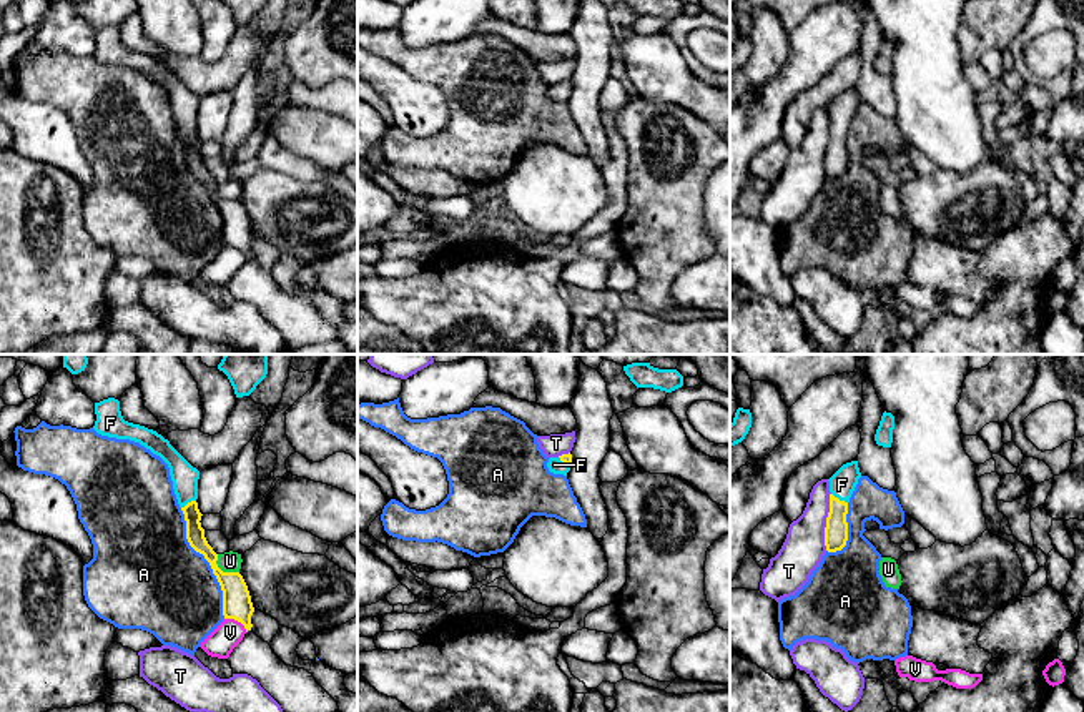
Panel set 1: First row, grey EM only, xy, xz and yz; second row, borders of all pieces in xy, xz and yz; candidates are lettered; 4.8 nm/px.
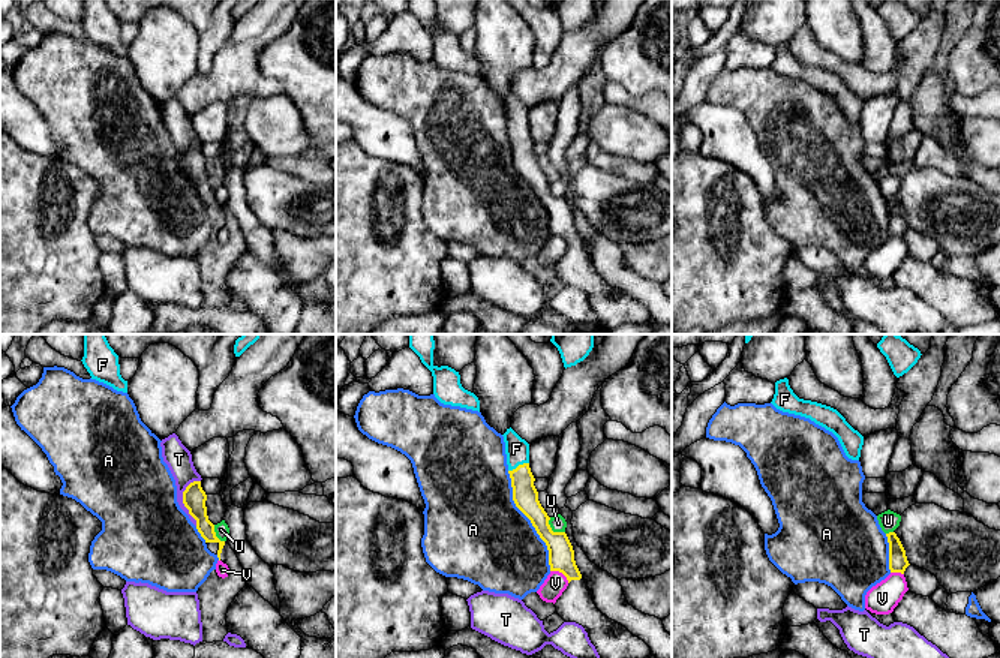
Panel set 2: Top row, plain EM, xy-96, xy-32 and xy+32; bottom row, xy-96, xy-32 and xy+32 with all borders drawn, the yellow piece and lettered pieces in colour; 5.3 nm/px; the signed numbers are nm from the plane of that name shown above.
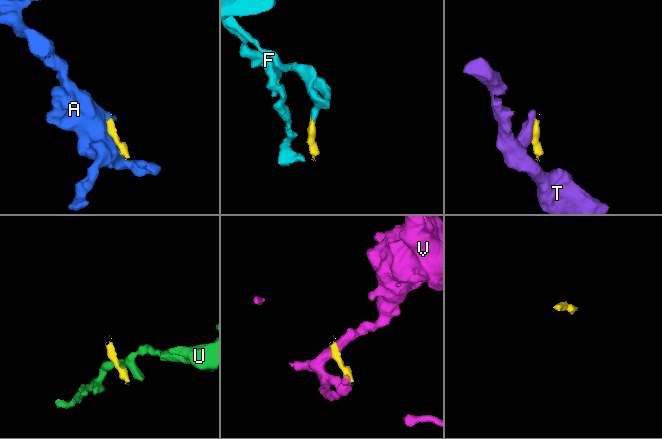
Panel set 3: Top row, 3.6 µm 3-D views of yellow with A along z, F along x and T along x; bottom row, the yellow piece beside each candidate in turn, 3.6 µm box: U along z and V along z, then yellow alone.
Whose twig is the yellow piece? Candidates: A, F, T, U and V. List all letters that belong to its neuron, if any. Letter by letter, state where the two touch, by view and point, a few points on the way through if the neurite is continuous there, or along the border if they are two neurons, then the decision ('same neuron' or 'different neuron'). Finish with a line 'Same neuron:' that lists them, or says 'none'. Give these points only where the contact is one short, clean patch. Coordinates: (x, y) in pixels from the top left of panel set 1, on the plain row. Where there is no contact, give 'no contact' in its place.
A: contact xy (208, 188); different neuron
F: contact yz (838, 127); way yz (837, 155), (838, 127), (842, 112); same neuron
T: contact yz (827, 148); border yz (830, 120), (825, 177); different neuron
U: contact xy (221, 198); border xy (216, 182), (216, 192), (223, 198), (238, 200); different neuron
V: contact xy (236, 247); border xy (225, 245), (236, 247), (246, 258); different neuron
Same neuron: F

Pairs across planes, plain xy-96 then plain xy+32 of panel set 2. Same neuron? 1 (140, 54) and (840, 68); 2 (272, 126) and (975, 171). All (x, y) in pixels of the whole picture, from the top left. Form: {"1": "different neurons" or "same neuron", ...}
{"1": "different neurons", "2": "different neurons"}

